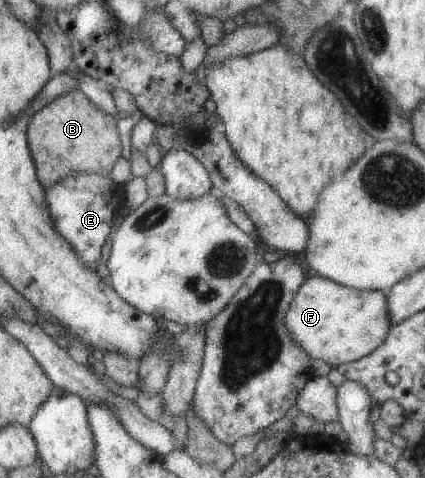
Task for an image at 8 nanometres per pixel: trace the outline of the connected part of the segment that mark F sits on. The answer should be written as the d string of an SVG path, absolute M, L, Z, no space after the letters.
M309 273L297 290L285 316L285 326L309 358L323 360L329 366L350 363L371 354L385 342L390 327L384 291L349 288L330 278Z

